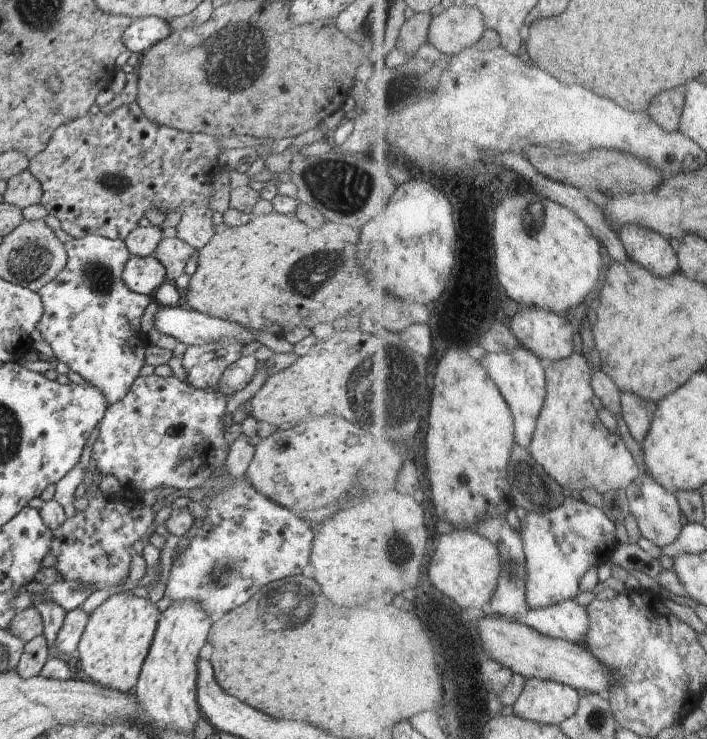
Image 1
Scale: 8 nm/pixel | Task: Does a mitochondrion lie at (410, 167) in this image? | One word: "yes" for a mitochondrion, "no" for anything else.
no

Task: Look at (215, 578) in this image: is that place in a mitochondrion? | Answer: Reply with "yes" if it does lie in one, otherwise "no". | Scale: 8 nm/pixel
yes

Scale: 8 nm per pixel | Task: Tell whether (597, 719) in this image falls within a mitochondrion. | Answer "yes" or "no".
yes

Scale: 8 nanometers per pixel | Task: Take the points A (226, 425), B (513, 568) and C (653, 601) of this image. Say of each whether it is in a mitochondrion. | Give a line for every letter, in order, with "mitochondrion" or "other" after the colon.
A: other
B: mitochondrion
C: other

